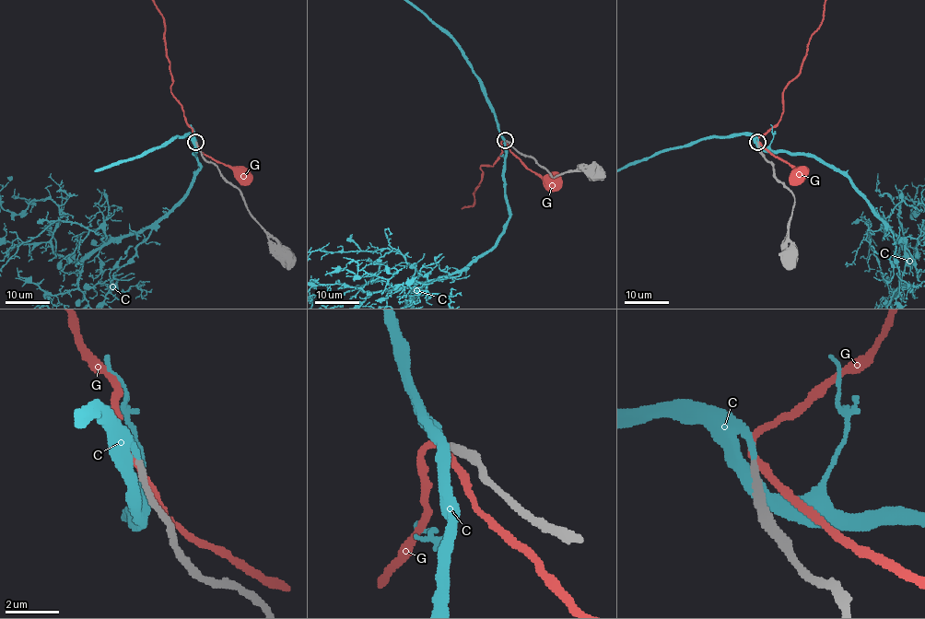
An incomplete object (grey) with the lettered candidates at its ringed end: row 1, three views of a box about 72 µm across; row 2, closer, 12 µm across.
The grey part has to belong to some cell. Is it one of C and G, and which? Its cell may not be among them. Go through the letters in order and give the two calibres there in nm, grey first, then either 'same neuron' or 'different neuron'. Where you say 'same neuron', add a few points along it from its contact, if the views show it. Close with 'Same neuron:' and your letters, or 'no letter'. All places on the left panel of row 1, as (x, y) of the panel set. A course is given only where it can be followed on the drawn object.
C: 280/460 nm | same neuron
G: 240/240 nm | different neuron
Same neuron: C

